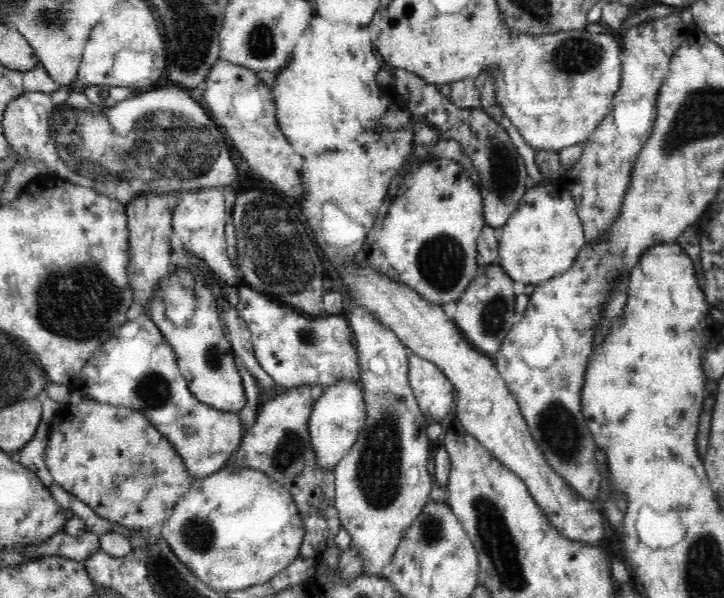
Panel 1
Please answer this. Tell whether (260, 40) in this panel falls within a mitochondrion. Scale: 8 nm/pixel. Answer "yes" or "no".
yes

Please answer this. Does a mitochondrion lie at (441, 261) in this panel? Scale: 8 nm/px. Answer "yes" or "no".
yes

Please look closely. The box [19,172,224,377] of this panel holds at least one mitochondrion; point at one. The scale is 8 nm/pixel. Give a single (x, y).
(78, 304)

